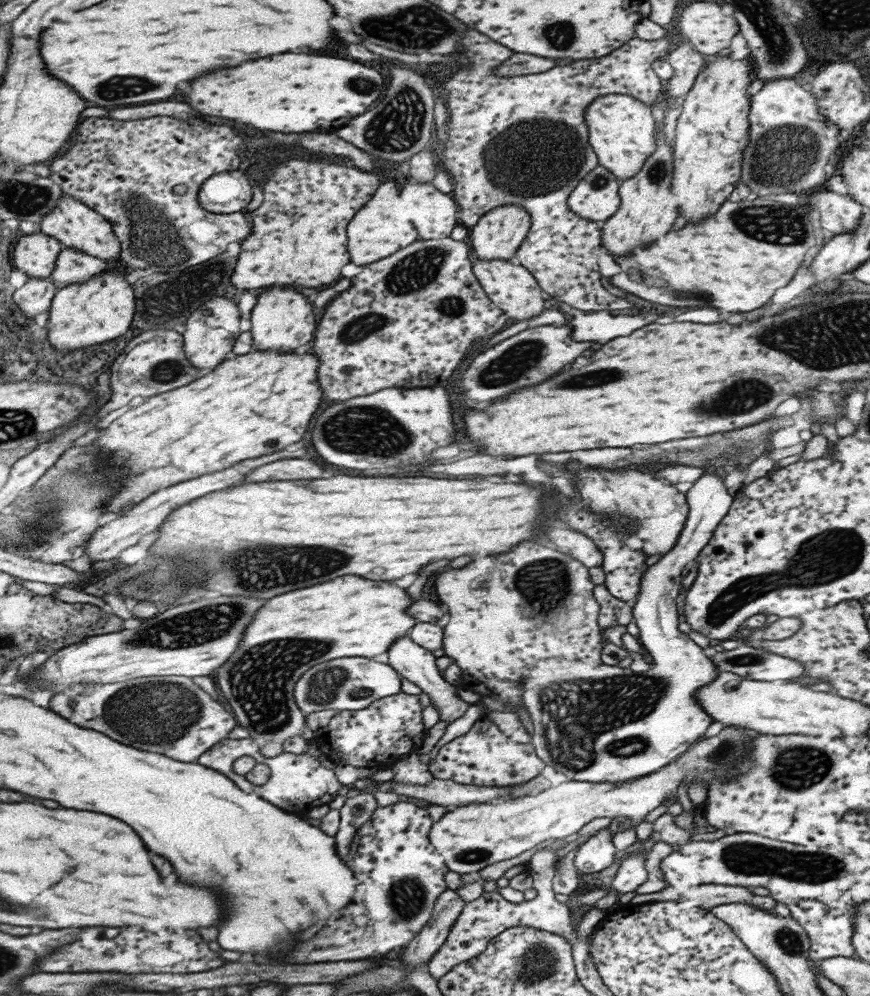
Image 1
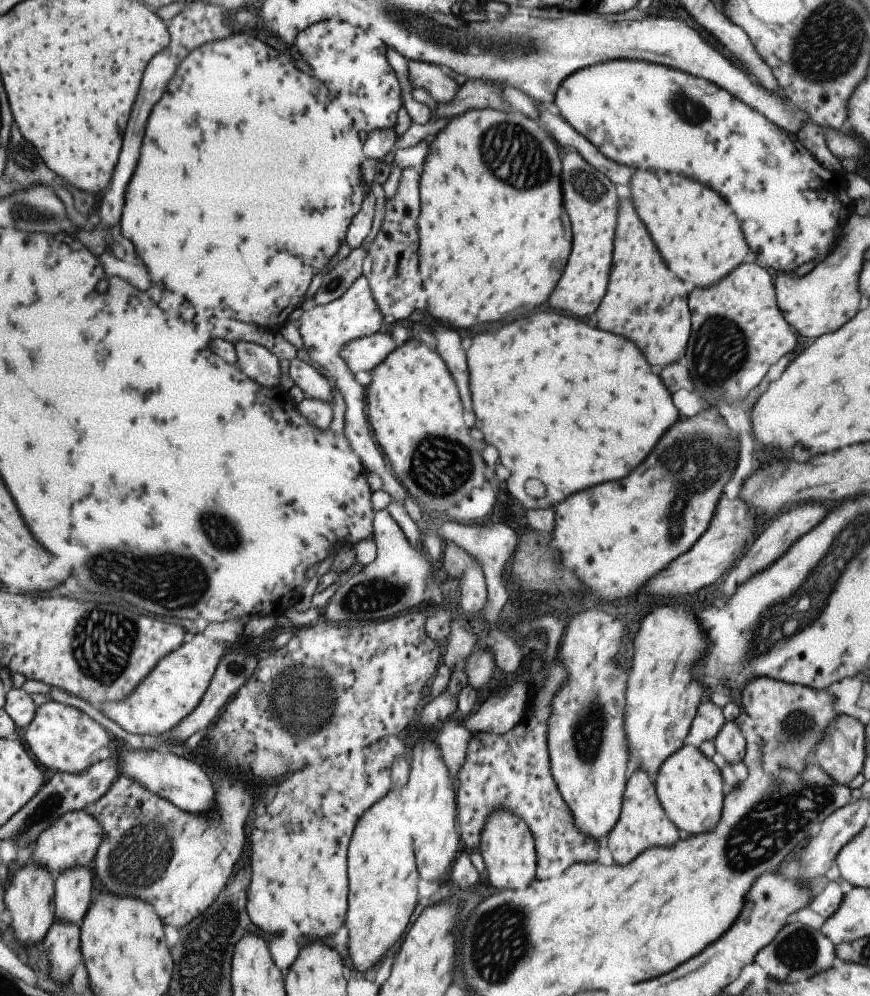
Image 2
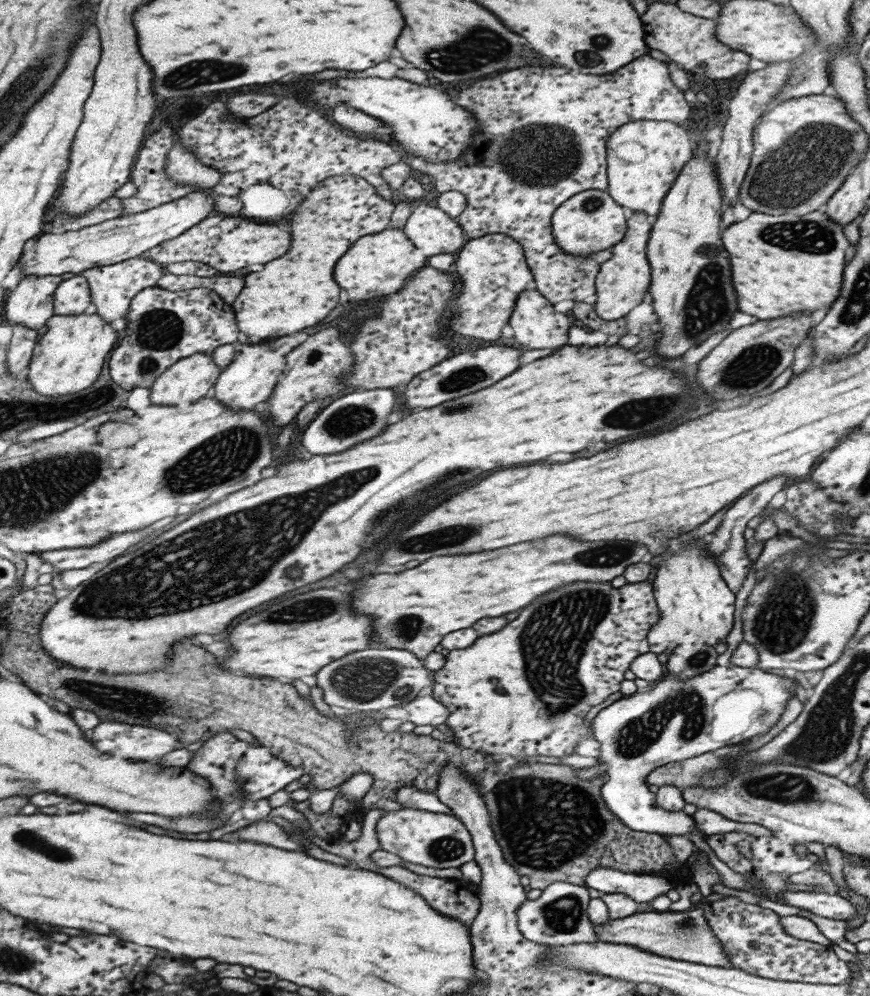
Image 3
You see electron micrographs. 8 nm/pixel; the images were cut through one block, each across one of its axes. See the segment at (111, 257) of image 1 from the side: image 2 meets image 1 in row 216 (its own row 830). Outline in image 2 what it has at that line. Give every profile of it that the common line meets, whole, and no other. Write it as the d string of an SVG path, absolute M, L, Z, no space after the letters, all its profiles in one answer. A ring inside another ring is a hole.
M82 810L75 812L67 812L63 816L59 816L51 826L47 826L41 834L36 838L36 842L25 854L30 858L30 862L35 864L35 868L43 868L49 872L51 878L59 876L61 872L65 872L67 868L77 868L88 865L101 841L101 830L99 830L99 822L95 818L91 818L87 812Z

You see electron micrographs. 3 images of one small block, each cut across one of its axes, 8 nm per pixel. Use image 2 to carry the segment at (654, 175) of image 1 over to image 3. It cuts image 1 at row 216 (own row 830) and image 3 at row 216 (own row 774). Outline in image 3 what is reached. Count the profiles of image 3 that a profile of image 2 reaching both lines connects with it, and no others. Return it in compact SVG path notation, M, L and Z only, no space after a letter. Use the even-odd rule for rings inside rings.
M633 212L626 220L623 236L611 247L611 258L600 265L594 278L595 301L594 311L603 320L622 319L631 308L643 300L650 283L650 269L646 258L646 242L651 229L651 219L645 214Z

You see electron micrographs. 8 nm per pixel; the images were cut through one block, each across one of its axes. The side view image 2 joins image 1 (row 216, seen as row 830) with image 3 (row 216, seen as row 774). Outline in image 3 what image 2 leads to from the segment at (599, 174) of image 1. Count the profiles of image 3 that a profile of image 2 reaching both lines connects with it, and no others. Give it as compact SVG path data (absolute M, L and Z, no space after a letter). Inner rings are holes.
M595 189L582 190L564 201L552 213L550 222L551 235L560 251L579 258L611 248L626 230L622 208L613 202L606 191Z

